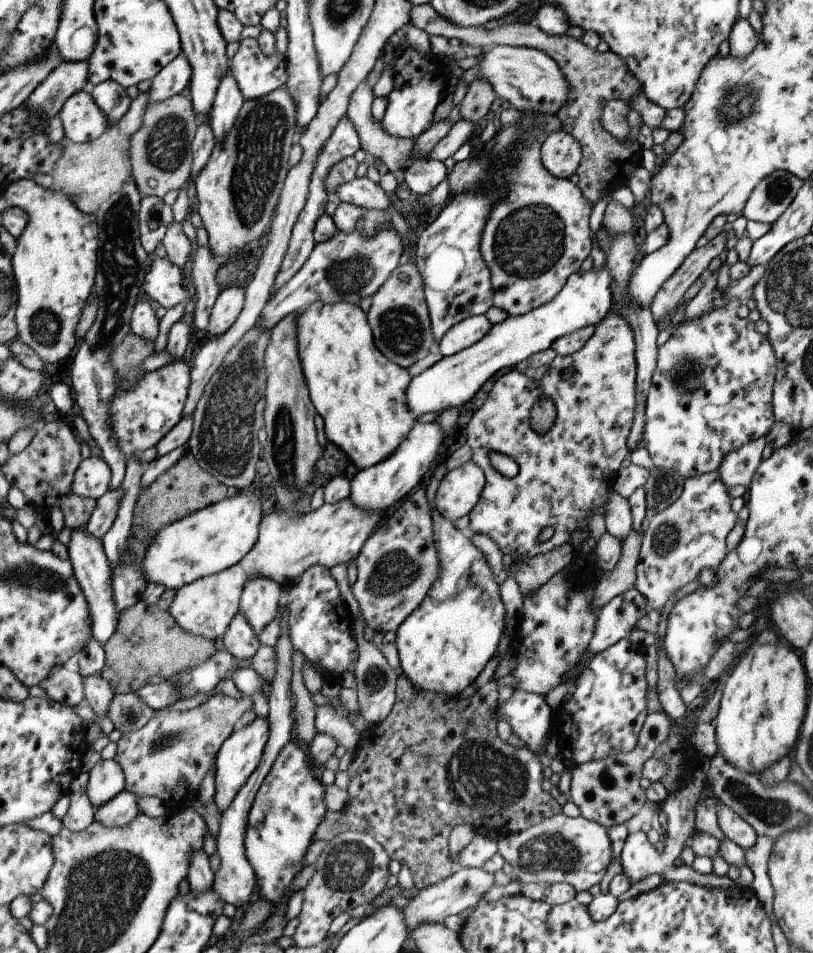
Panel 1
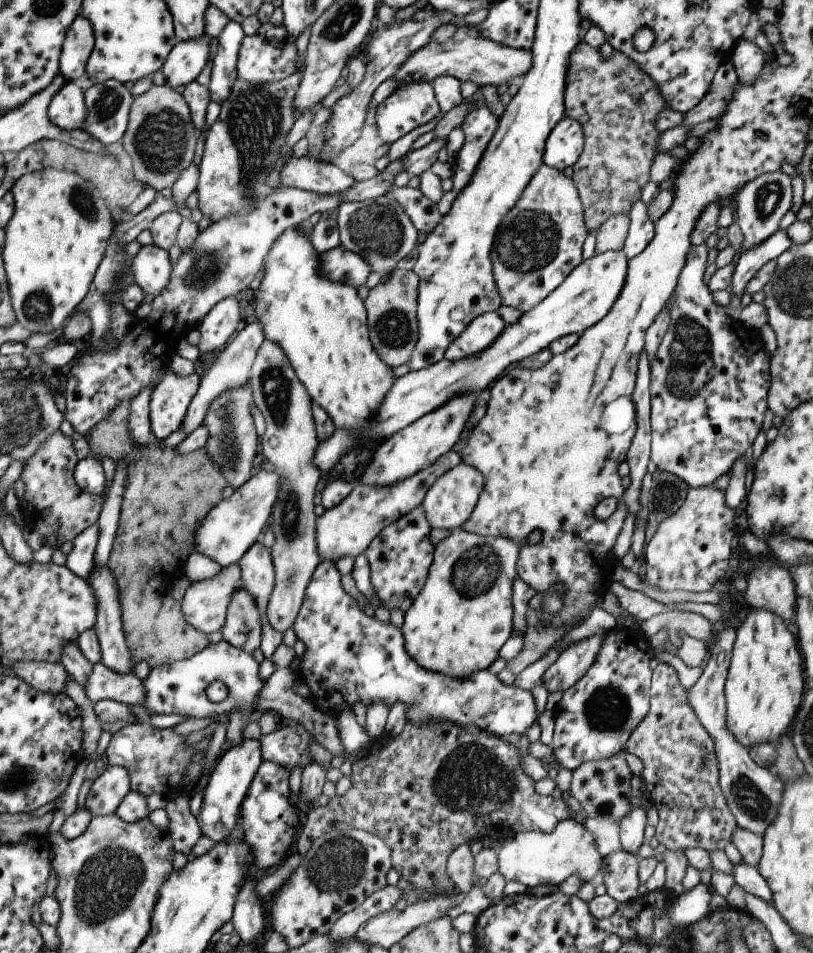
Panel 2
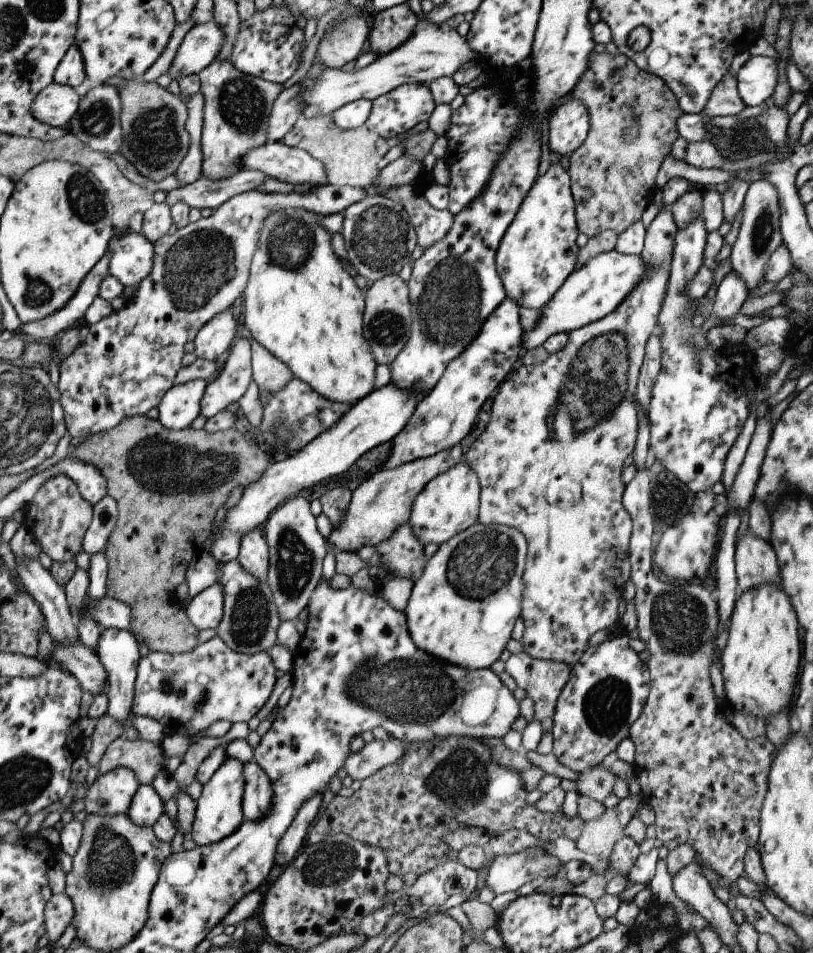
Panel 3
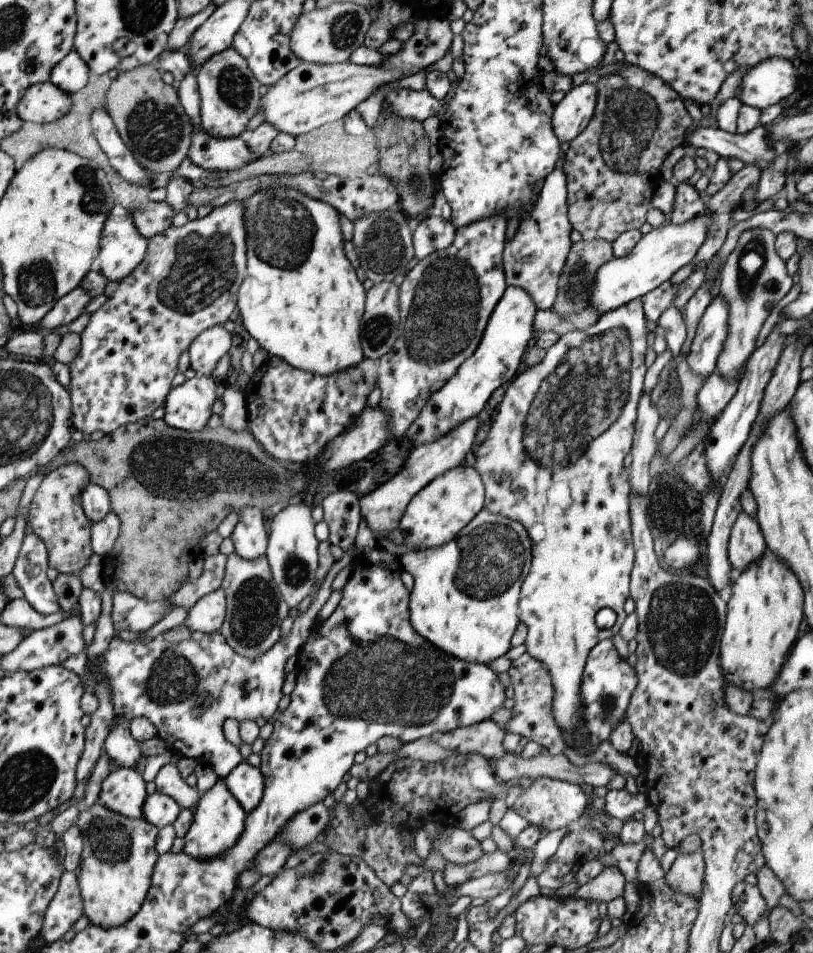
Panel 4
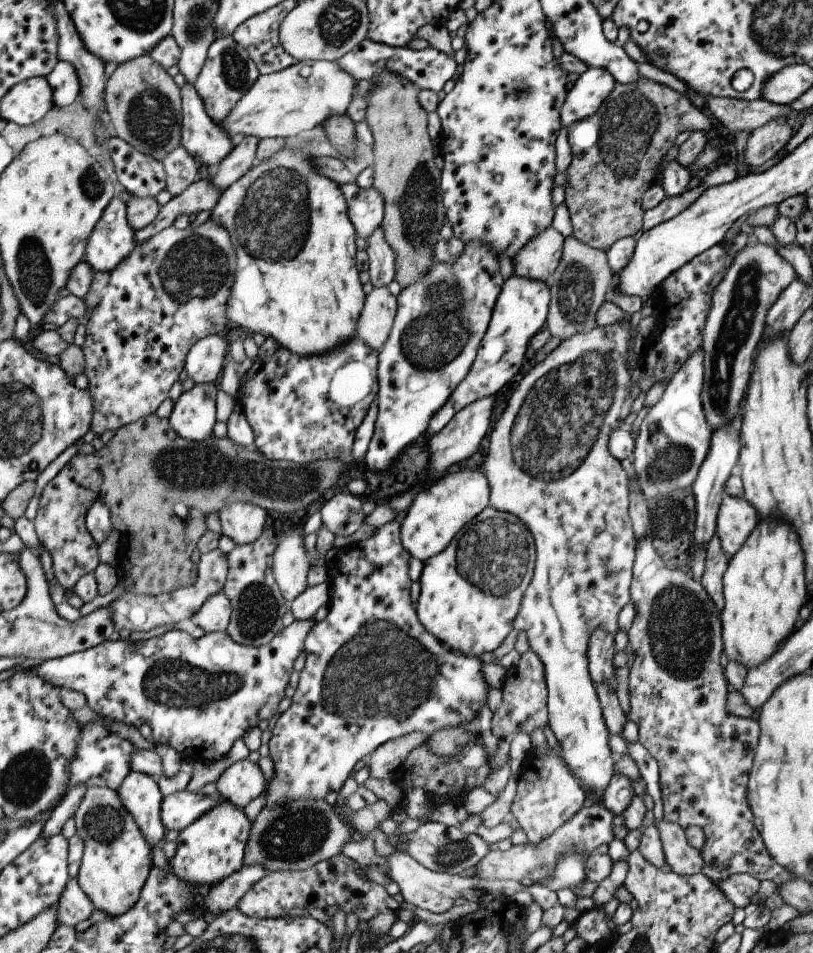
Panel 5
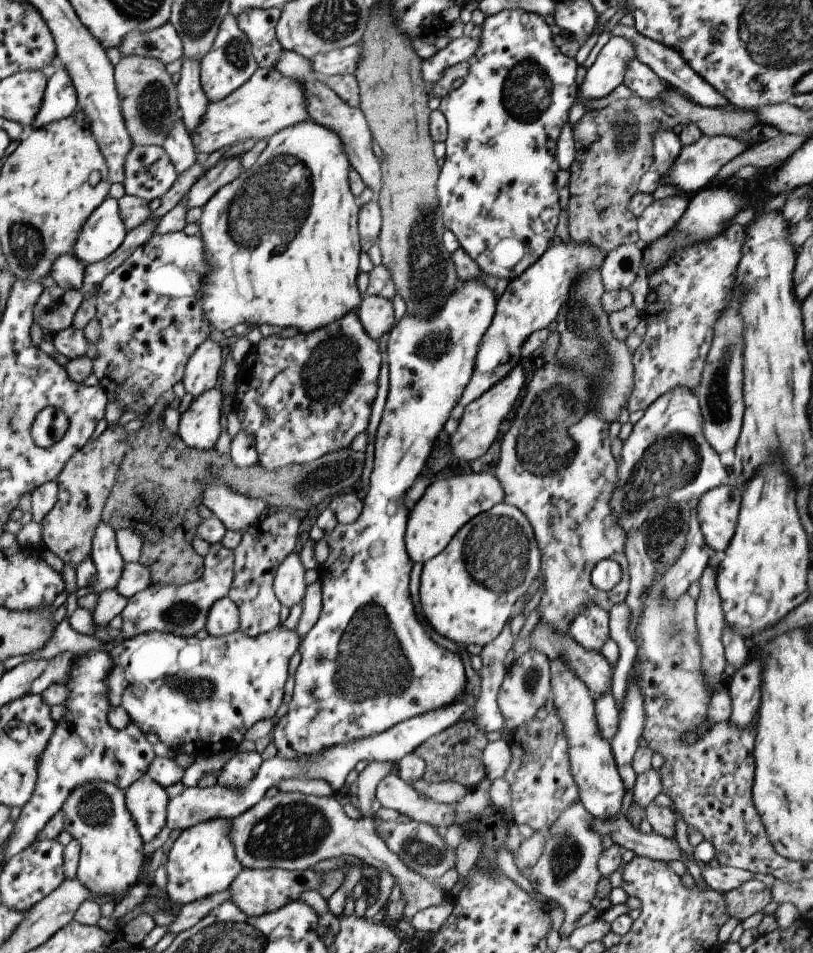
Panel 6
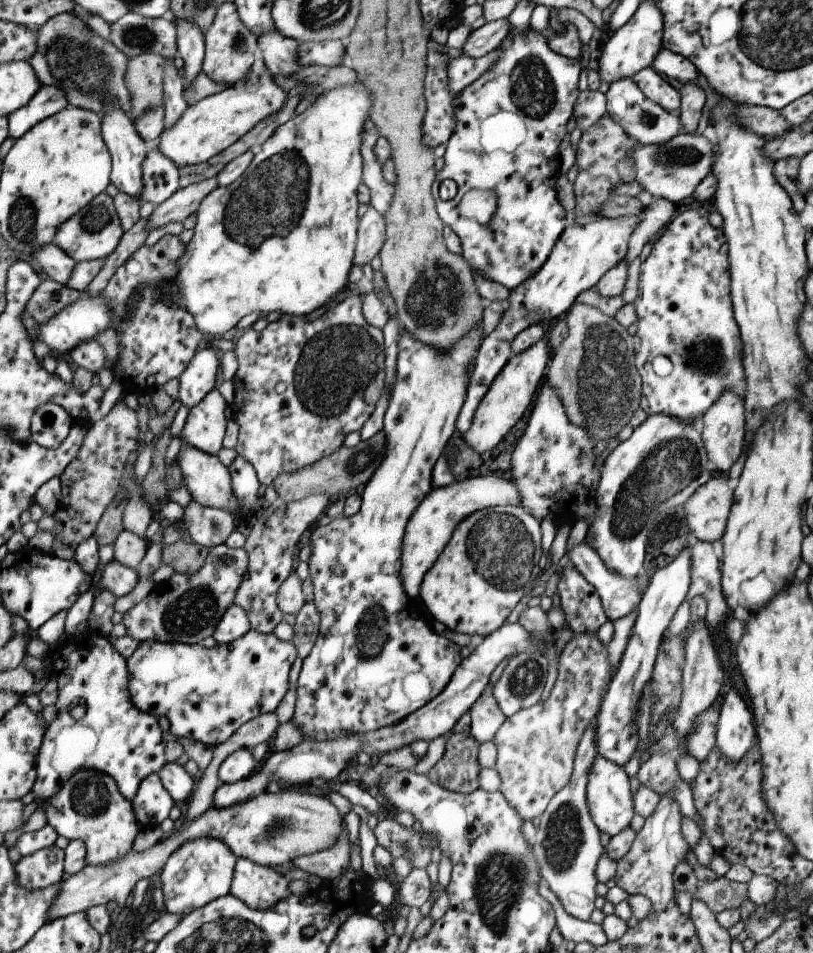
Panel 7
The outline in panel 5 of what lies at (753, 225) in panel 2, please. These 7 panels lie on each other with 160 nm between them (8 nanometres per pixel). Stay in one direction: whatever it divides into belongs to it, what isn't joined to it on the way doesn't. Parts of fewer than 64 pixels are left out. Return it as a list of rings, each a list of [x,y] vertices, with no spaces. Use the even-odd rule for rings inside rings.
[[[758,242],[753,246],[746,245],[733,255],[722,279],[715,285],[711,293],[710,307],[701,330],[703,350],[703,386],[700,399],[701,408],[711,430],[730,423],[730,418],[741,412],[741,402],[745,396],[745,388],[750,380],[751,364],[756,345],[760,340],[766,312],[778,299],[779,293],[796,278],[796,272],[789,262],[783,260],[773,246]]]

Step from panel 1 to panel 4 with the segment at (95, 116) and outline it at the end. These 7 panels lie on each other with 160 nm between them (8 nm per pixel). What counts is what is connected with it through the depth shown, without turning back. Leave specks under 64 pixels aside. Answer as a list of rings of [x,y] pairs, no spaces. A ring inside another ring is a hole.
[[[49,81],[31,85],[15,107],[17,116],[29,123],[50,123],[63,116],[72,105],[71,95]]]

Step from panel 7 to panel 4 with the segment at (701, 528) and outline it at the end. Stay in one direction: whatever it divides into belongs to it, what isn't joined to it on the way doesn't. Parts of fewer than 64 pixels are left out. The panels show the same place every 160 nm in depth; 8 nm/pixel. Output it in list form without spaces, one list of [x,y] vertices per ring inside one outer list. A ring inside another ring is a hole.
[[[741,512],[731,527],[726,546],[727,560],[740,573],[763,554],[766,544],[757,521]]]

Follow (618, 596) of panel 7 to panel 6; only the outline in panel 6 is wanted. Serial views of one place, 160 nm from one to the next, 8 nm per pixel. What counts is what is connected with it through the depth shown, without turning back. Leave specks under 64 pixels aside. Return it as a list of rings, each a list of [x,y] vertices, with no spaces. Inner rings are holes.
[[[623,603],[613,604],[607,610],[607,616],[609,636],[619,647],[619,657],[610,676],[610,688],[616,708],[621,708],[621,700],[623,700],[623,694],[625,694],[625,680],[634,664],[637,646],[627,632],[629,630],[629,618],[631,618],[629,608]]]

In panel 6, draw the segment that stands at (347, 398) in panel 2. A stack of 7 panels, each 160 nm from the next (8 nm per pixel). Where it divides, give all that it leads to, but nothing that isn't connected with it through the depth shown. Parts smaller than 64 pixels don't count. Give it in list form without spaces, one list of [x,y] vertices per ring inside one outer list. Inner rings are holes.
[[[303,120],[293,126],[287,126],[274,136],[267,139],[265,148],[255,163],[248,170],[244,170],[231,180],[226,186],[219,188],[207,203],[201,207],[201,218],[197,220],[198,235],[201,236],[201,250],[203,258],[207,264],[207,274],[201,274],[199,280],[199,308],[207,320],[207,324],[217,331],[232,331],[237,324],[246,324],[250,327],[259,327],[261,324],[270,324],[276,330],[283,328],[295,328],[297,333],[309,334],[317,328],[323,328],[331,322],[335,322],[347,314],[347,312],[356,312],[360,304],[360,296],[357,291],[355,279],[358,270],[358,258],[362,252],[358,242],[357,231],[357,200],[351,195],[349,189],[349,178],[347,174],[351,170],[351,164],[343,152],[343,142],[335,132],[329,128],[323,128],[313,120]]]

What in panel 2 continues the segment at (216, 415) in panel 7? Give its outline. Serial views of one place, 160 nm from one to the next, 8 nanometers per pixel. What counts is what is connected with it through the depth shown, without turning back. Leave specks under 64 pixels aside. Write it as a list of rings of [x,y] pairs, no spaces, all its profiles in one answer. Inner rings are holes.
[[[168,369],[164,379],[154,386],[149,404],[153,440],[162,441],[180,428],[199,381],[195,373],[181,377]]]

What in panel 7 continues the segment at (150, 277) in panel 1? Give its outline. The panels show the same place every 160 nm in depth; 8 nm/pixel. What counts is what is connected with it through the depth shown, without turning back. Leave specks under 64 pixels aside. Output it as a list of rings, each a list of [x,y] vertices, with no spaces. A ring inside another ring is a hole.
[[[99,193],[95,198],[79,209],[69,220],[59,225],[51,243],[58,246],[76,263],[104,259],[113,252],[123,234],[112,198],[107,193]]]

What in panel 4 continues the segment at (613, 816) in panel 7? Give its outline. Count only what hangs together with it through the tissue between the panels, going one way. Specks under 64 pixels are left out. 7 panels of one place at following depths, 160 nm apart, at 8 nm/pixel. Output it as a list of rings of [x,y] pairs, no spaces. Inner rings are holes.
[[[633,299],[627,302],[627,304],[618,306],[616,309],[612,311],[606,312],[605,314],[599,315],[597,320],[594,323],[591,323],[585,330],[575,329],[569,332],[564,332],[562,335],[559,335],[557,342],[550,346],[543,355],[543,360],[530,366],[524,372],[517,373],[511,380],[510,384],[507,386],[502,399],[499,403],[499,408],[497,410],[497,414],[492,421],[489,431],[487,432],[486,439],[482,442],[482,444],[475,450],[474,453],[474,462],[472,467],[479,473],[480,479],[482,480],[484,486],[484,505],[483,509],[485,509],[488,513],[493,515],[499,515],[500,517],[511,519],[512,521],[518,522],[525,530],[526,533],[532,538],[532,545],[530,548],[531,558],[529,560],[529,570],[523,576],[522,580],[520,581],[520,591],[519,591],[519,600],[518,600],[518,615],[519,620],[525,624],[526,626],[526,637],[524,640],[524,645],[527,651],[527,654],[538,660],[545,668],[546,671],[550,674],[550,679],[552,682],[552,699],[551,699],[551,706],[552,706],[552,716],[555,719],[556,725],[558,729],[564,732],[563,738],[567,736],[567,740],[565,740],[565,744],[572,748],[573,750],[579,751],[587,751],[588,754],[593,751],[589,751],[586,746],[588,743],[584,740],[582,736],[581,739],[578,738],[578,731],[576,728],[578,727],[579,723],[582,723],[582,701],[579,698],[579,685],[581,684],[582,678],[582,670],[586,661],[587,653],[591,650],[591,647],[594,647],[600,640],[609,639],[611,636],[617,633],[619,630],[626,614],[623,610],[623,603],[625,599],[630,596],[629,592],[629,581],[630,581],[630,570],[632,567],[632,562],[634,559],[634,548],[632,543],[632,534],[630,531],[630,510],[629,510],[629,500],[628,496],[630,495],[630,486],[628,483],[628,471],[627,468],[623,467],[622,460],[625,458],[625,455],[630,451],[632,445],[632,434],[634,431],[634,422],[636,419],[636,404],[639,398],[639,395],[642,392],[642,384],[643,384],[643,375],[645,374],[645,364],[643,363],[643,356],[645,356],[645,336],[647,336],[647,328],[645,327],[647,324],[647,319],[642,311],[642,302],[641,299]],[[609,607],[613,612],[616,614],[616,619],[614,624],[609,629],[597,629],[595,627],[595,623],[593,623],[593,616],[595,616],[595,612],[597,610],[601,610],[601,608]]]

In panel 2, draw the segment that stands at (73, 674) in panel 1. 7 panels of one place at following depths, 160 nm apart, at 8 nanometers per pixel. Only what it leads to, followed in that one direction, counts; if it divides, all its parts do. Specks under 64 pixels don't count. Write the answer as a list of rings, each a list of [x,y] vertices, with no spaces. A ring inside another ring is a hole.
[[[23,661],[10,667],[27,686],[42,693],[64,693],[68,674],[63,665],[45,661]]]

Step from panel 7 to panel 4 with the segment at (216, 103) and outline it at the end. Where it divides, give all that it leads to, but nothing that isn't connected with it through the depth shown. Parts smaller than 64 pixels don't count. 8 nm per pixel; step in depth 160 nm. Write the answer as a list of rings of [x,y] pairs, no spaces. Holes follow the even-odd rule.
[[[427,17],[413,22],[412,34],[401,43],[394,54],[387,55],[380,63],[371,66],[342,63],[309,63],[299,61],[285,76],[263,91],[260,108],[264,121],[279,133],[292,137],[308,133],[321,125],[340,121],[350,110],[363,102],[379,87],[399,81],[404,76],[424,71],[429,64],[445,56],[451,46],[452,33],[446,17]]]

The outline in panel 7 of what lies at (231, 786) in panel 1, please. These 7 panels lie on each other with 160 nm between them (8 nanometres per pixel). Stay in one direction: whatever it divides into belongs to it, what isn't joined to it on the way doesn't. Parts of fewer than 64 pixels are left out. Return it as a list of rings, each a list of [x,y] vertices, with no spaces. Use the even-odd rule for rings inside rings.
[[[211,837],[188,840],[179,845],[164,860],[158,878],[164,898],[163,910],[181,915],[226,895],[236,859],[227,846]]]

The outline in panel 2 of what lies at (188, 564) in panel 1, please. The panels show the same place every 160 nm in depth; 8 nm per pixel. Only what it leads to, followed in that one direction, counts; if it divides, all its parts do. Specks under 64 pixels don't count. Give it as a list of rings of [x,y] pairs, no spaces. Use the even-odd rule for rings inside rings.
[[[255,469],[247,482],[237,487],[232,494],[221,499],[201,519],[194,530],[193,550],[210,558],[220,568],[236,563],[245,554],[245,551],[261,536],[265,520],[271,514],[271,509],[277,498],[279,475],[275,471],[265,472]]]

